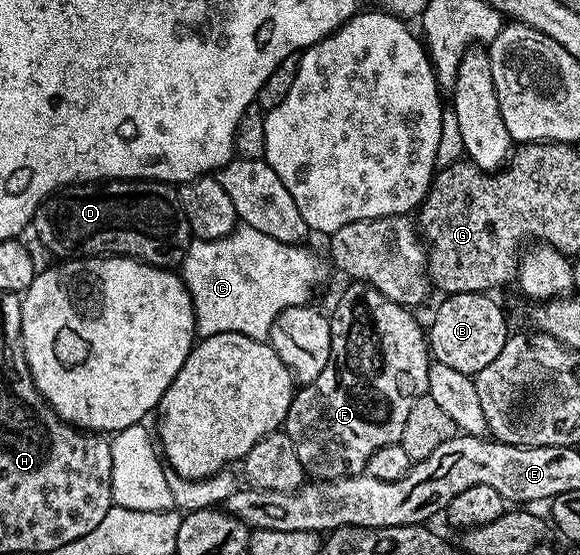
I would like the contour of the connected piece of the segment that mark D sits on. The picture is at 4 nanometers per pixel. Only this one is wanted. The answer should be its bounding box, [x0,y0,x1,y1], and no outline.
[31,180,191,269]

